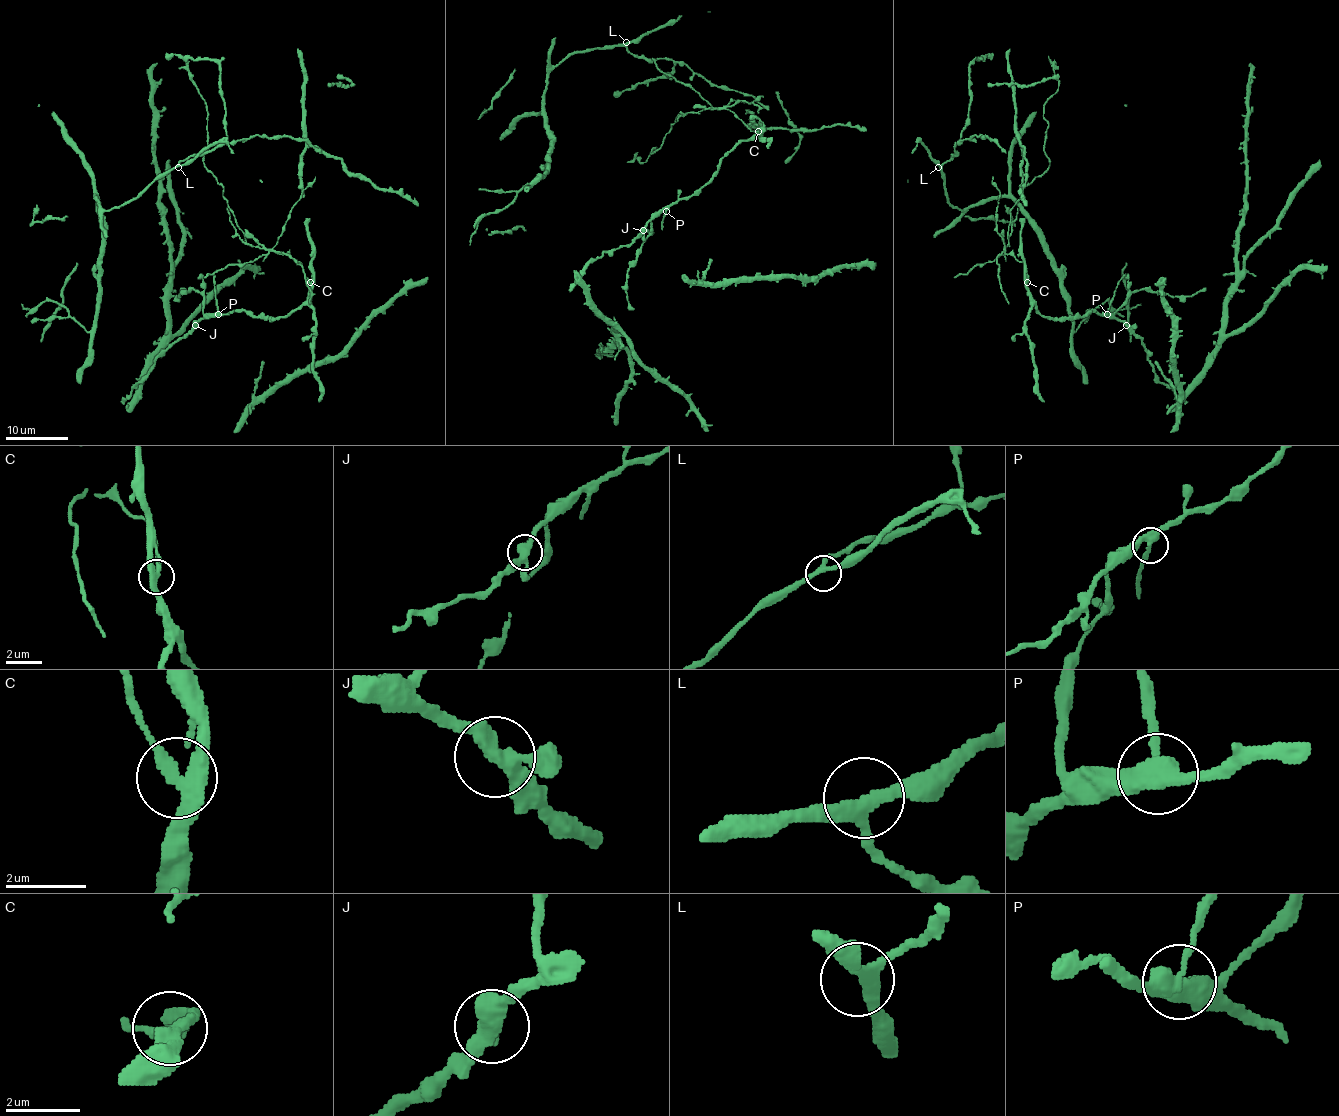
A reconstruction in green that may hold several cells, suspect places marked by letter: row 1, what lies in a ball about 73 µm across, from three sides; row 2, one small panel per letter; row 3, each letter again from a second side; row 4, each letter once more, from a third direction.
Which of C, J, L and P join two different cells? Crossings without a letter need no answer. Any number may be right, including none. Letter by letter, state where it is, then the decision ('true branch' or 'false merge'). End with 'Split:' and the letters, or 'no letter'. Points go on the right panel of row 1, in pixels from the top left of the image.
C: place (1027, 282); false merge
J: place (1126, 325); true branch
L: place (938, 167); true branch
P: place (1107, 314); false merge
Split: C, P

